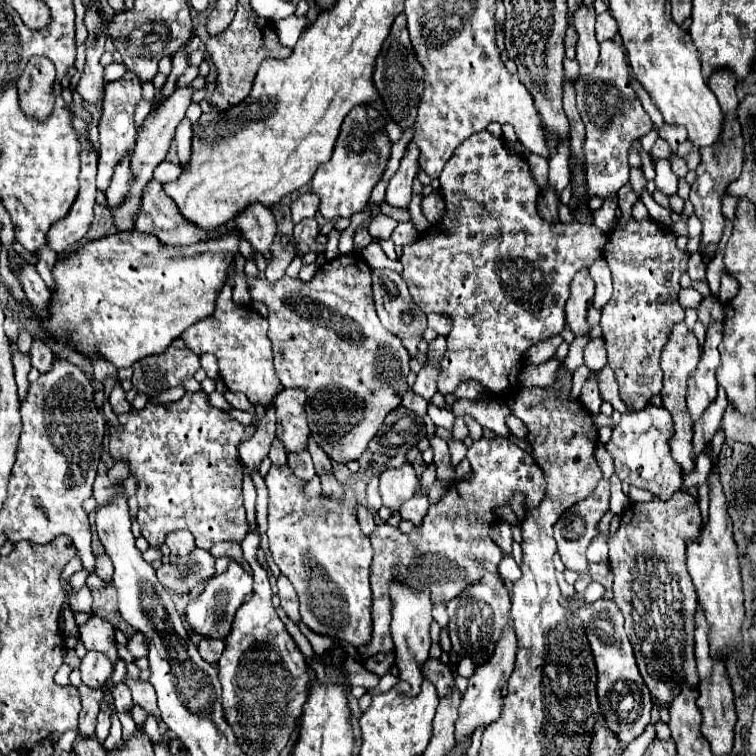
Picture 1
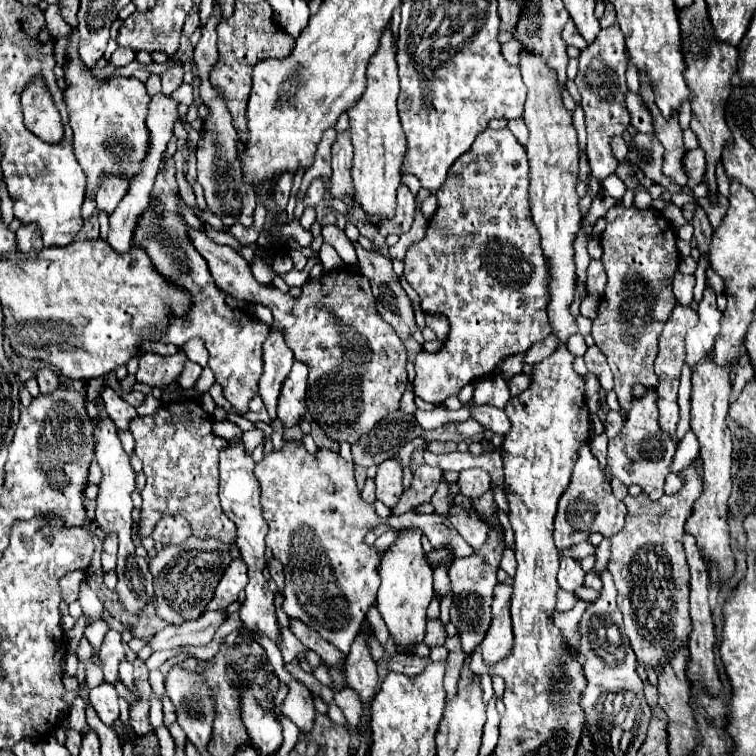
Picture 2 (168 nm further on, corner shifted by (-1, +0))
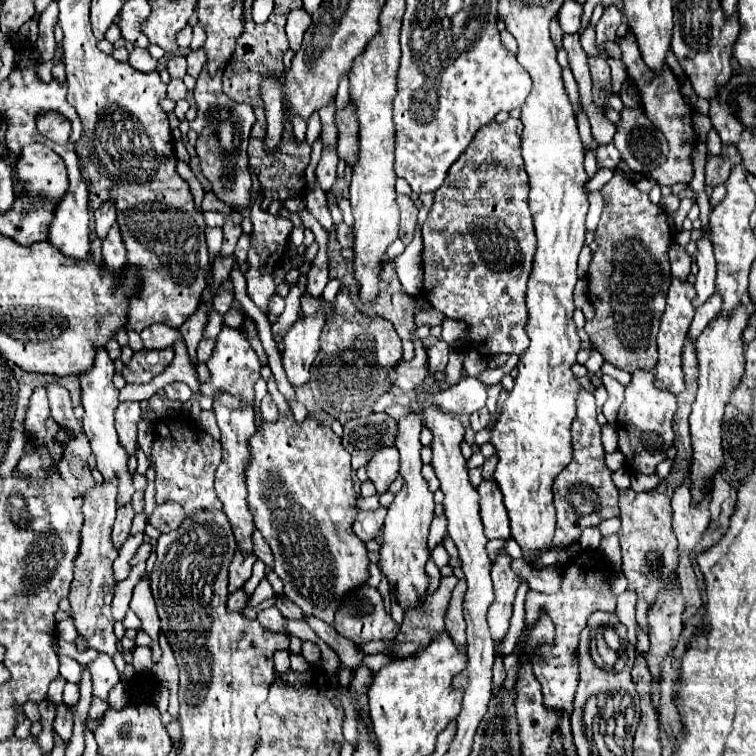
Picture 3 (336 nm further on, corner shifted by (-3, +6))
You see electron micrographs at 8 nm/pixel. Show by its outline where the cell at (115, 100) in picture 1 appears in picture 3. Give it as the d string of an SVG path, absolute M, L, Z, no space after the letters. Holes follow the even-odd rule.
M107 203L107 205L103 205L101 209L95 211L95 223L97 223L97 227L95 227L97 237L105 239L109 229L111 229L111 225L115 223L115 209L113 209L111 203Z

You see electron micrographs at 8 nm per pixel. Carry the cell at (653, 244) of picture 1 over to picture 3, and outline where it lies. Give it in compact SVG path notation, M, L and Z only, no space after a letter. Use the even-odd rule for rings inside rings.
M615 171L611 181L601 189L603 193L603 213L595 231L597 251L593 253L587 283L589 283L589 301L595 307L595 317L585 323L585 331L591 343L599 349L599 353L617 369L635 371L635 369L655 369L657 365L657 329L659 317L663 315L663 305L667 297L667 285L671 285L671 267L669 267L669 245L673 239L673 231L667 223L667 213L649 201L645 193L641 193L631 179L627 179L621 171Z

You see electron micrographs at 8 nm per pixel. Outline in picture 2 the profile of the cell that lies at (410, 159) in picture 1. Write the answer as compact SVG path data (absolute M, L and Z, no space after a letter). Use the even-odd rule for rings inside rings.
M401 183L399 191L397 191L397 209L395 209L395 217L391 219L383 219L377 225L377 231L387 237L391 233L405 233L409 231L411 223L413 223L413 215L415 215L415 195L409 191L409 187L405 183Z

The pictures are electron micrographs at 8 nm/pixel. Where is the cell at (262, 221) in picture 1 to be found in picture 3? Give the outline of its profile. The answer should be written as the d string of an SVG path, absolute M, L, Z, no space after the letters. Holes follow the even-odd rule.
M205 67L197 79L195 103L197 103L197 117L195 121L191 121L191 129L199 135L195 151L201 161L203 175L211 181L213 193L219 201L231 207L249 205L251 173L247 165L247 143L249 143L249 131L255 123L253 107L247 103L231 101L221 91L221 73L215 73L215 77L209 77Z

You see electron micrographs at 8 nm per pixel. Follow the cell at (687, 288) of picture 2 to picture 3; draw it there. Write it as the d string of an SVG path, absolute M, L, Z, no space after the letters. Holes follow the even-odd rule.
M673 241L673 245L669 247L669 261L671 261L673 277L685 281L691 273L691 257L687 255L685 247L681 247L677 241Z

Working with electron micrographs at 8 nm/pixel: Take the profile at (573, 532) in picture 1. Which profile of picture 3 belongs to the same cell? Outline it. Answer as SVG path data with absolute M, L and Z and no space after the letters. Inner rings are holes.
M581 387L577 395L577 417L571 425L573 435L573 459L571 463L555 477L553 485L553 503L557 509L557 529L553 545L573 545L579 541L585 527L597 527L603 519L617 517L617 487L611 481L611 469L605 463L605 451L601 445L601 427L597 423L597 407L593 391Z

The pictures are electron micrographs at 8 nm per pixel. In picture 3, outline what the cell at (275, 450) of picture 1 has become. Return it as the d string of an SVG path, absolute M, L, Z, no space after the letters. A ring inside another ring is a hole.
M267 393L265 397L263 397L263 401L261 401L261 415L263 415L263 419L265 421L275 421L277 419L277 415L279 415L279 411L277 411L277 405L273 403L273 399L271 399L271 395Z

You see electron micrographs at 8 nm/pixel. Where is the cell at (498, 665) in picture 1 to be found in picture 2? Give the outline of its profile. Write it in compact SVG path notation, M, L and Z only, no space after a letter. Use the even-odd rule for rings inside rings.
M505 583L497 585L495 597L493 597L493 621L491 627L483 639L481 653L483 653L483 661L487 665L491 663L499 663L503 659L507 659L513 651L513 629L511 629L511 619L509 619L509 595L511 595L511 587Z

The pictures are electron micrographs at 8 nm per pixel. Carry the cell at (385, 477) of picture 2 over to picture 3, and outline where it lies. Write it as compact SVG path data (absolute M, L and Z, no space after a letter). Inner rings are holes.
M395 447L379 449L367 463L367 477L373 481L377 493L385 493L399 473L399 451Z

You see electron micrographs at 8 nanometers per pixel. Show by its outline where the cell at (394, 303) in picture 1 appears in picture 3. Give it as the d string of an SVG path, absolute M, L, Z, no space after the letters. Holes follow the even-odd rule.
M345 223L335 225L335 233L337 233L337 241L341 243L341 247L351 247L351 227Z

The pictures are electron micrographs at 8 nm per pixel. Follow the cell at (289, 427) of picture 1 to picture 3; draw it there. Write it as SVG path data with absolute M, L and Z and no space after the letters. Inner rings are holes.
M317 309L315 315L305 315L285 333L283 369L291 385L303 385L309 381L309 369L319 351L319 333L325 325L325 309Z

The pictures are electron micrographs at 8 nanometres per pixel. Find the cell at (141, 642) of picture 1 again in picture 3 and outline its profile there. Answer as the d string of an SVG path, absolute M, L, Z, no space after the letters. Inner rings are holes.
M237 589L237 591L233 591L233 593L229 595L227 605L229 605L231 611L241 611L241 609L247 609L249 599L251 599L251 595L249 595L245 589Z

